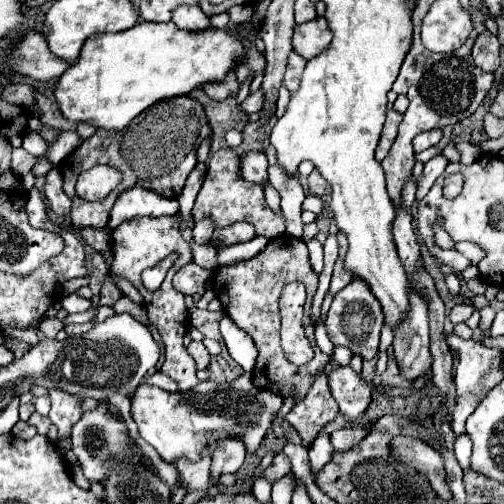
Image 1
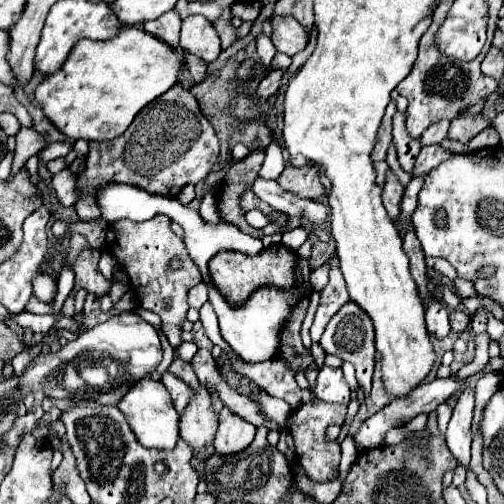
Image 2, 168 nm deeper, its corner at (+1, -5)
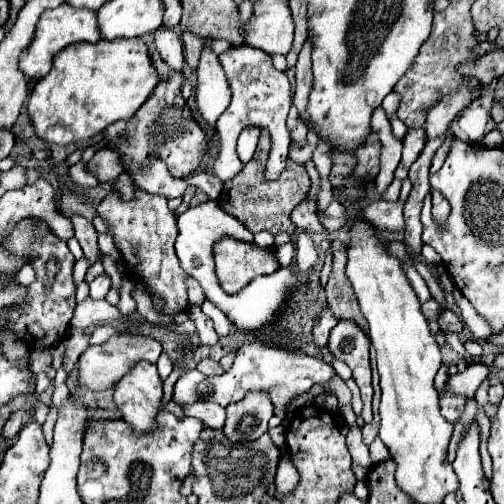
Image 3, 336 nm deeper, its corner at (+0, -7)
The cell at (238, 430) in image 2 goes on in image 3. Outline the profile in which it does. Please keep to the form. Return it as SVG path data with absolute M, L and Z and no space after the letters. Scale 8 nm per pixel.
M264 393L246 395L244 401L226 407L224 437L232 443L248 443L260 439L268 431L272 417L272 401Z

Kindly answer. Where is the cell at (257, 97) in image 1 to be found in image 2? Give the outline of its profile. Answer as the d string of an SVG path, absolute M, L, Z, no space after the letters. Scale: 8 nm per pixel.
M275 69L275 71L271 71L261 83L259 83L259 87L257 87L257 93L259 93L259 97L261 99L269 99L271 95L275 95L277 93L277 89L279 89L279 85L281 85L281 79L283 79L283 75L287 73L287 69Z

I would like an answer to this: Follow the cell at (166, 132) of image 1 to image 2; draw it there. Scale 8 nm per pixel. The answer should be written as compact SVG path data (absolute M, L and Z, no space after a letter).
M177 81L173 89L145 105L123 135L101 143L89 143L87 167L79 175L79 189L83 195L75 203L79 219L89 221L101 217L101 211L95 203L95 193L103 183L129 183L149 193L175 197L185 185L205 179L217 157L219 141L211 123L201 113L191 91L185 89L181 81Z

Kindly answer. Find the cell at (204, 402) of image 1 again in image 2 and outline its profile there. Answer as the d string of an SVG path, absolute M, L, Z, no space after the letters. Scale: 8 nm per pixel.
M143 377L143 381L137 381L123 401L117 405L121 413L125 415L131 431L135 433L137 441L143 447L153 447L153 449L173 449L177 439L179 439L179 427L177 427L177 411L171 403L171 397L161 381L155 381L149 377Z

